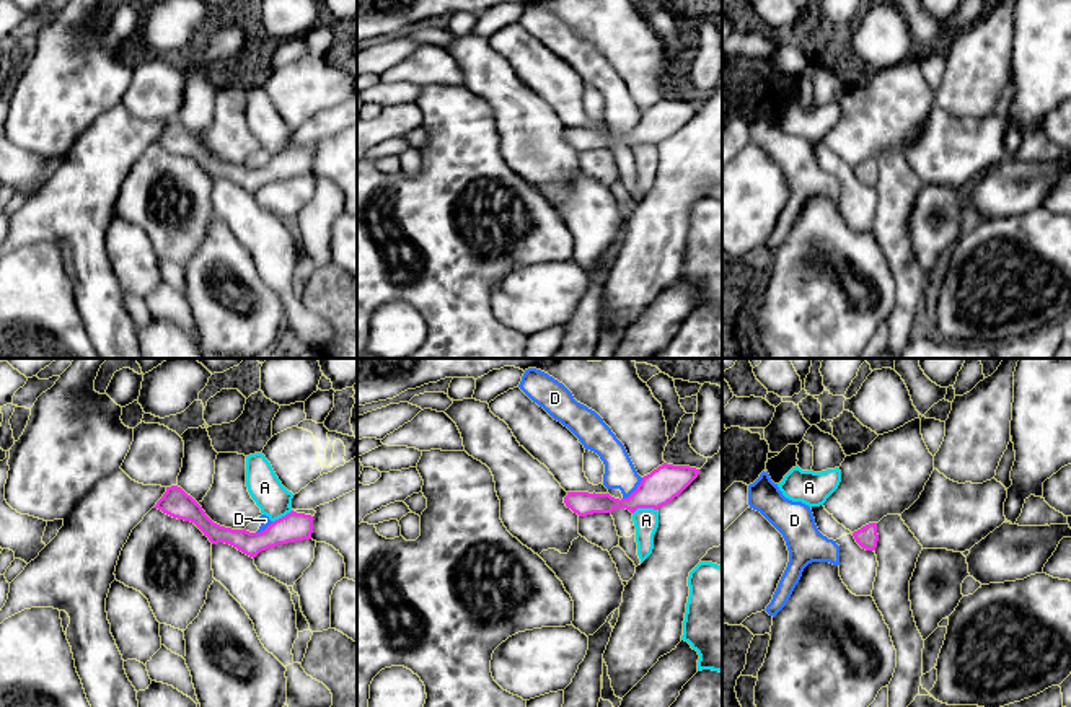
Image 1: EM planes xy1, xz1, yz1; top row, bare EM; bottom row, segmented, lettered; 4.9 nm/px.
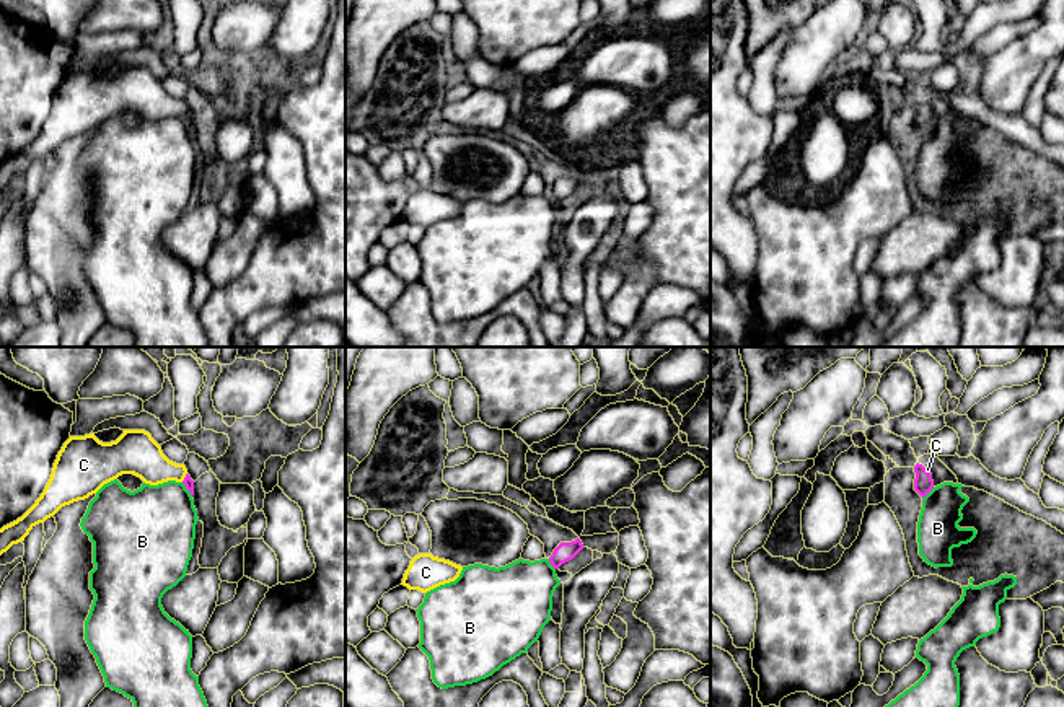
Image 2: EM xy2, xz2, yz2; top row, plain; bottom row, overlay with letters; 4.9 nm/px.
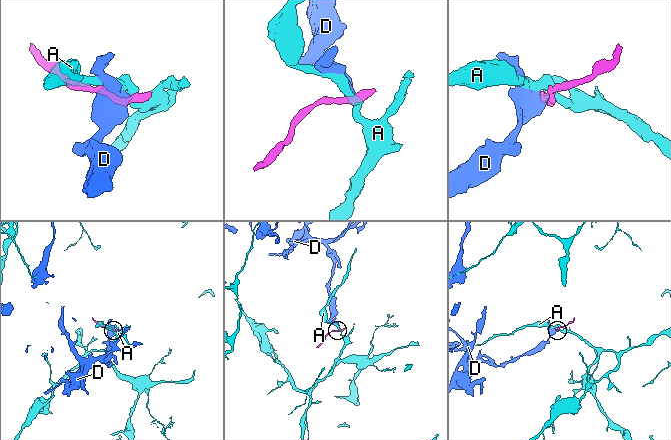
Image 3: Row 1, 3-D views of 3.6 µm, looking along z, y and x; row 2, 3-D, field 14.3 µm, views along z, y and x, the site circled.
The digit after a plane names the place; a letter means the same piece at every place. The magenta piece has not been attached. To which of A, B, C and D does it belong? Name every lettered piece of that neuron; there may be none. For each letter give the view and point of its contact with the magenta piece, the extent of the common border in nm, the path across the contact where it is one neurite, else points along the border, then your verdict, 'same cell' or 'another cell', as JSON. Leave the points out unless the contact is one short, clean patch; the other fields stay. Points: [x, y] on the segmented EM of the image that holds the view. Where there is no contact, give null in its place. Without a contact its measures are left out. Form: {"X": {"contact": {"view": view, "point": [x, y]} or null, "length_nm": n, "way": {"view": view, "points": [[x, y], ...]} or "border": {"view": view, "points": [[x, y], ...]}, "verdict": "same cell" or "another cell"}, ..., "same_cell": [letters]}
{"A": {"contact": {"view": "xz1", "point": [644, 507]}, "length_nm": 120, "border": {"view": "xz1", "points": [[656, 509], [638, 509], [633, 513]]}, "verdict": "another cell"}, "B": {"contact": {"view": "yz2", "point": [927, 492]}, "length_nm": 90, "border": {"view": "yz2", "points": [[934, 487], [923, 499]]}, "verdict": "another cell"}, "C": {"contact": {"view": "xy2", "point": [184, 478]}, "length_nm": 50, "way": {"view": "xy2", "points": [[189, 484], [184, 478], [153, 468], [140, 455]]}, "verdict": "same cell"}, "D": {"contact": {"view": "xz1", "point": [636, 489]}, "length_nm": 150, "border": {"view": "xz1", "points": [[643, 478], [623, 499]]}, "verdict": "another cell"}, "same_cell": ["C"]}

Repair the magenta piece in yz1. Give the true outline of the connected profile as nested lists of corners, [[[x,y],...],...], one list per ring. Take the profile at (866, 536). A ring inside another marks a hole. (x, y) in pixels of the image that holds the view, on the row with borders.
[[[869,523],[861,529],[853,533],[856,542],[866,551],[875,551],[879,534],[877,534],[877,523]]]

